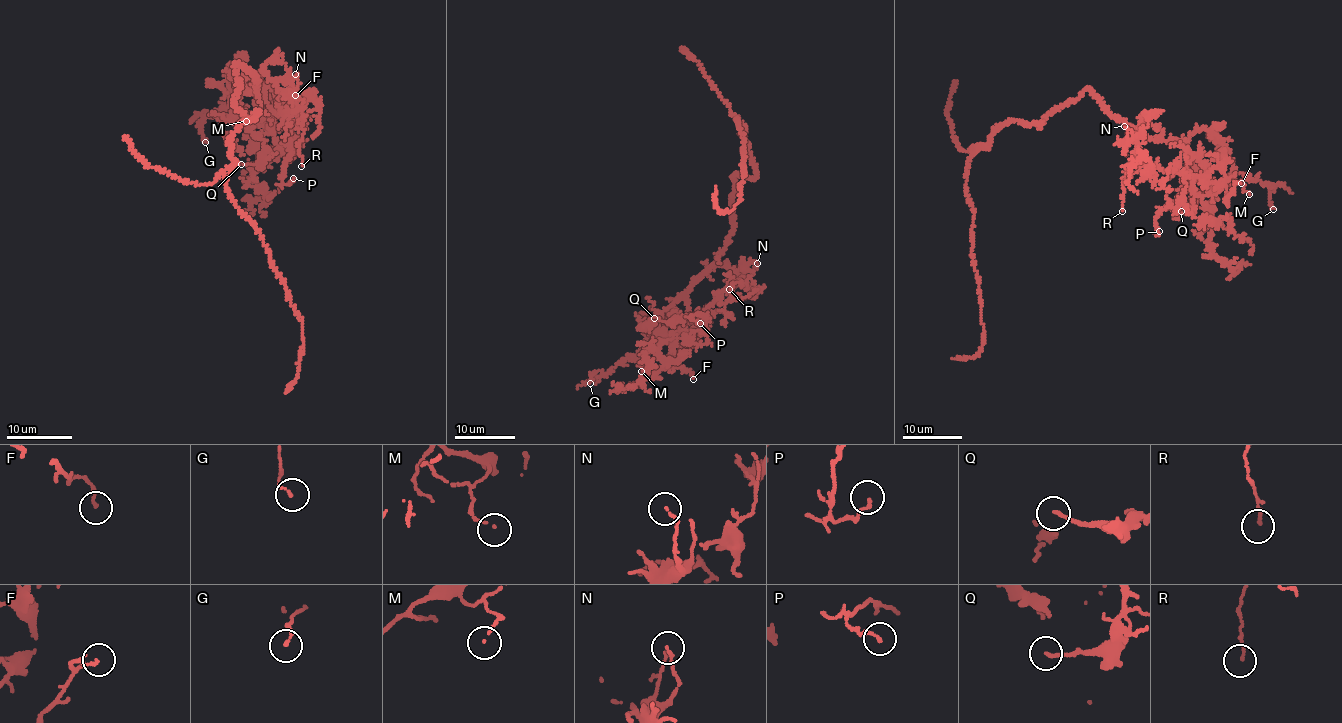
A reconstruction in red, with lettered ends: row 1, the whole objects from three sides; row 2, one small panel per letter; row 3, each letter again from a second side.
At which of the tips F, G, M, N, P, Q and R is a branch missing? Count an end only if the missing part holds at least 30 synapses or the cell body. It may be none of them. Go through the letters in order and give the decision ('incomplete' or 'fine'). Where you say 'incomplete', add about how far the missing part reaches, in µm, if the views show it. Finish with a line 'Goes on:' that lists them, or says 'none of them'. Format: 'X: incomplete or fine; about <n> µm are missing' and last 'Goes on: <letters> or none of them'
F: fine
G: fine
M: fine
N: fine
P: fine
Q: fine
R: fine
Goes on: none of them

